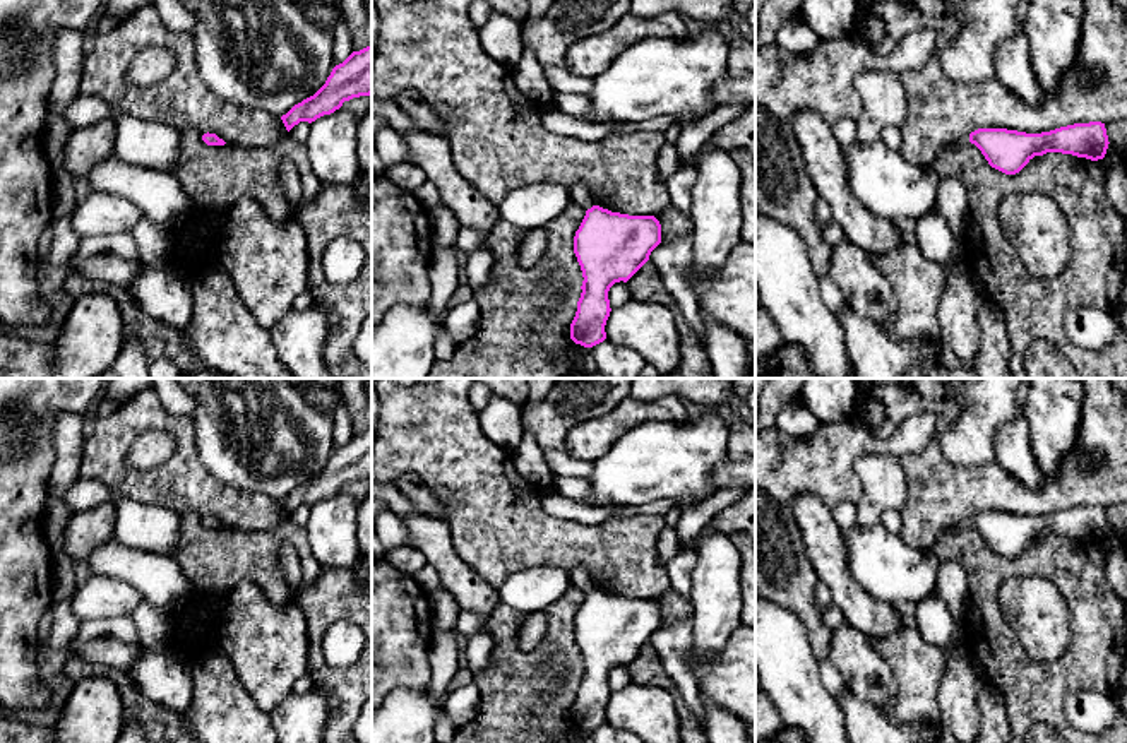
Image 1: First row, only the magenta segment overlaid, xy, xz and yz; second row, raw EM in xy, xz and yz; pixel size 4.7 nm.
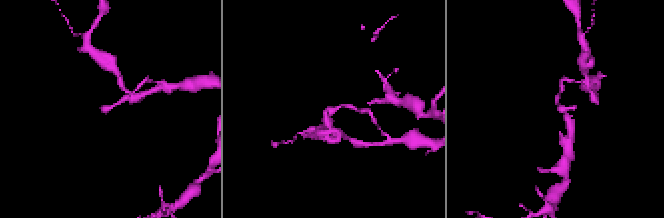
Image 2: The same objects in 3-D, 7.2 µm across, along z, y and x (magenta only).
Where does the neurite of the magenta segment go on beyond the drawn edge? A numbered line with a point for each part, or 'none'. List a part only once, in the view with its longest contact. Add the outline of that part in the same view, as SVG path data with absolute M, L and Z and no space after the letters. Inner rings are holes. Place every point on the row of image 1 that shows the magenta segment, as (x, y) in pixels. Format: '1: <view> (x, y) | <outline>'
1: xz (579, 194) | M577 183L574 185L570 190L570 200L577 202L579 205L586 207L586 209L591 209L594 204L589 197L589 192L584 185Z

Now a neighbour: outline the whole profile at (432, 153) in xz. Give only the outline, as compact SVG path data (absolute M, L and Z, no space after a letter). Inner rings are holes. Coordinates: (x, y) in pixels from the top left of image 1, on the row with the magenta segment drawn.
M411 130L406 134L406 144L408 163L426 173L426 180L440 192L440 202L461 226L478 229L483 236L481 248L490 250L490 231L502 219L498 202L488 200L457 173L450 158L450 139Z

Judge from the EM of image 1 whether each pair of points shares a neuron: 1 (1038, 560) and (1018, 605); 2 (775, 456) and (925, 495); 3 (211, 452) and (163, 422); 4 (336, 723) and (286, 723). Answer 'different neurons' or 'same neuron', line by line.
1: different neurons
2: different neurons
3: different neurons
4: different neurons

